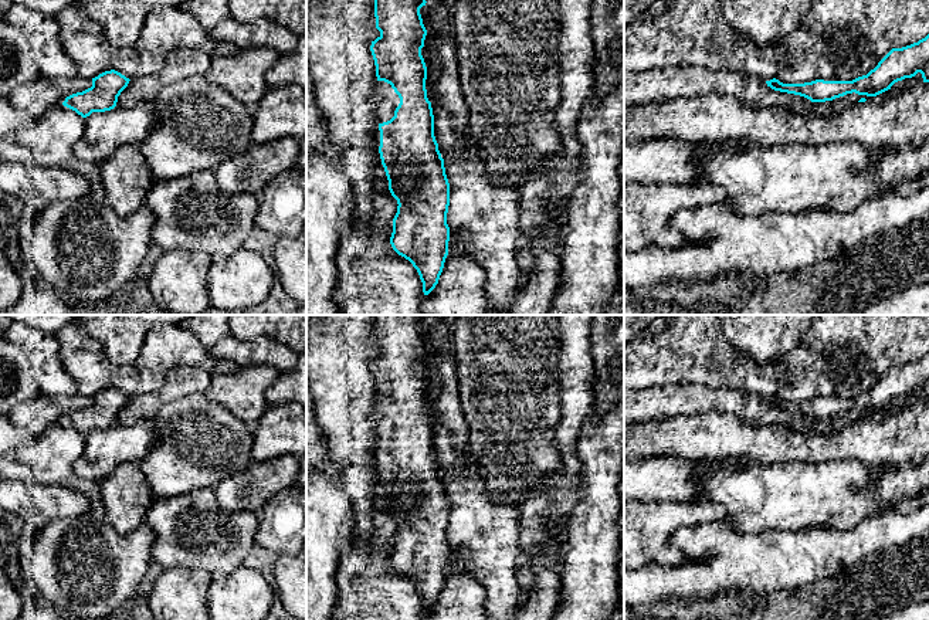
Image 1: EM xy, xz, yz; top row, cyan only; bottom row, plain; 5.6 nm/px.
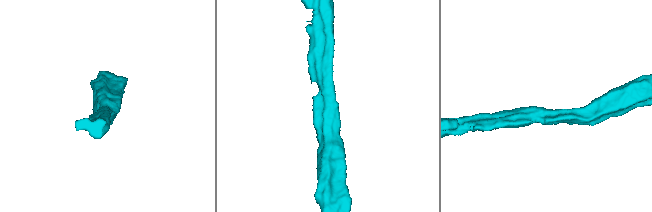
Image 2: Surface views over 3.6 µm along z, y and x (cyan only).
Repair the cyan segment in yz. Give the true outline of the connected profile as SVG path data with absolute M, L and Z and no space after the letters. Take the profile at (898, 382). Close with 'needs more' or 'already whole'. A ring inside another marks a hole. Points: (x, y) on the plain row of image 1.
M929 352L902 366L892 366L867 393L852 399L816 397L804 402L783 402L773 396L766 399L774 409L804 414L811 420L825 420L847 411L877 414L905 396L922 392L923 400L929 400Z | already whole

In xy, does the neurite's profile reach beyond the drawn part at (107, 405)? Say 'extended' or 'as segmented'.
as segmented

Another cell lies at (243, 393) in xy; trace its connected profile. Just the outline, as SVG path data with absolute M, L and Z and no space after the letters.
M267 365L240 367L233 375L213 375L204 396L230 410L251 431L268 410L265 393L279 372Z

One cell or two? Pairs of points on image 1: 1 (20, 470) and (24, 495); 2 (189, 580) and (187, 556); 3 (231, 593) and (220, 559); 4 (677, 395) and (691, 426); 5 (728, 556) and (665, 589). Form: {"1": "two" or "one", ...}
{"1": "two", "2": "two", "3": "two", "4": "two", "5": "one"}

